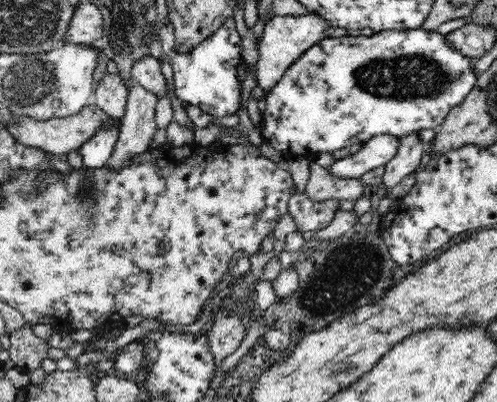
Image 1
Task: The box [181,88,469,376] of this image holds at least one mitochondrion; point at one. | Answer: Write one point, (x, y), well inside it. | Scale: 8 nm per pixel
(346, 264)

